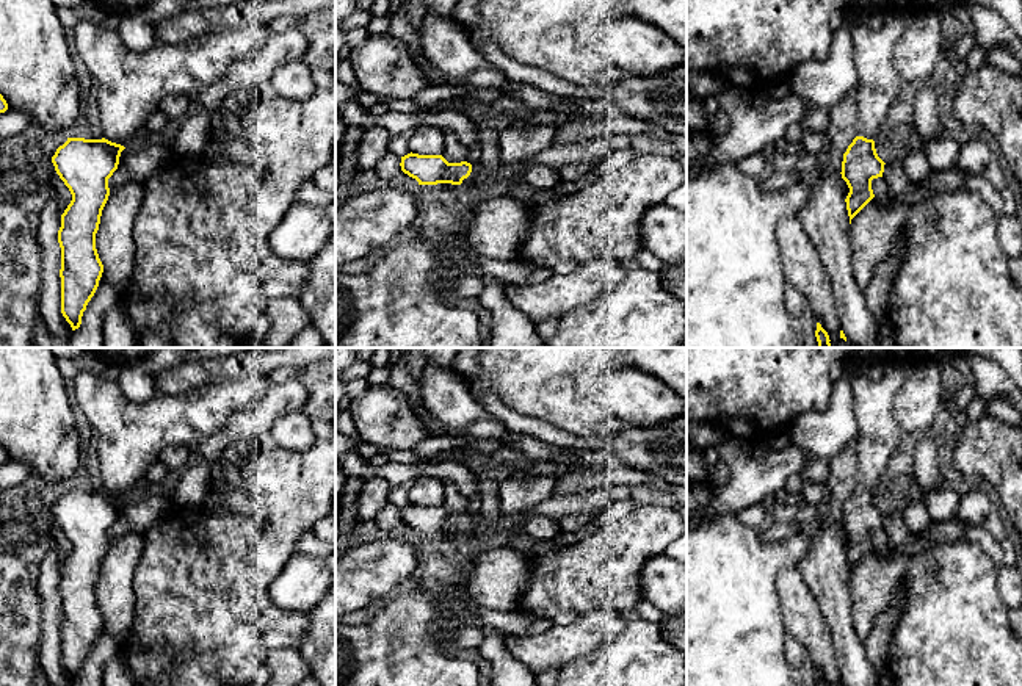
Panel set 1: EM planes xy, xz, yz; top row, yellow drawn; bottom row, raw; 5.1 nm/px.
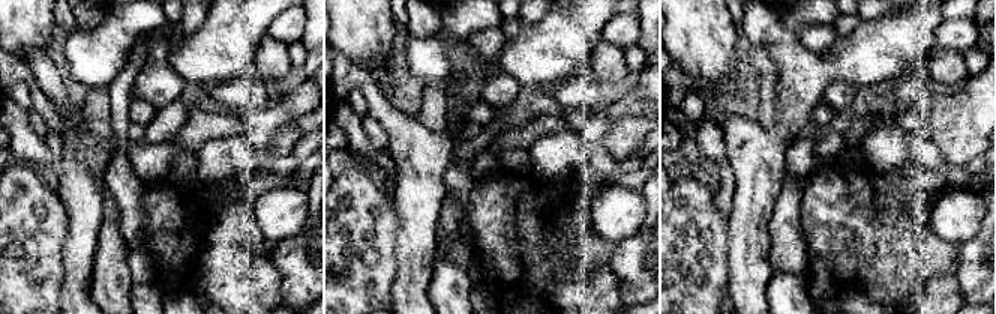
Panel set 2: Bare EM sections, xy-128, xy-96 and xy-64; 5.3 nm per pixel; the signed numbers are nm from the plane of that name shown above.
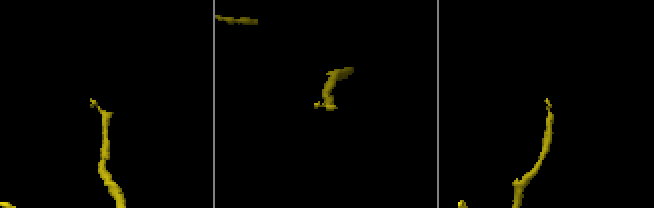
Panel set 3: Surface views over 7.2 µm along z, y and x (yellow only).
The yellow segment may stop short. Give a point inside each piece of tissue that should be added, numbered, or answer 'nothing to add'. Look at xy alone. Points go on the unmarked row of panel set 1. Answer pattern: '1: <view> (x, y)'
1: xy (132, 436)

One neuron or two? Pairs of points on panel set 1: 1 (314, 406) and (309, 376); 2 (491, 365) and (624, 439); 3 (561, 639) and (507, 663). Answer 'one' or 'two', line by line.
1: one
2: two
3: two

